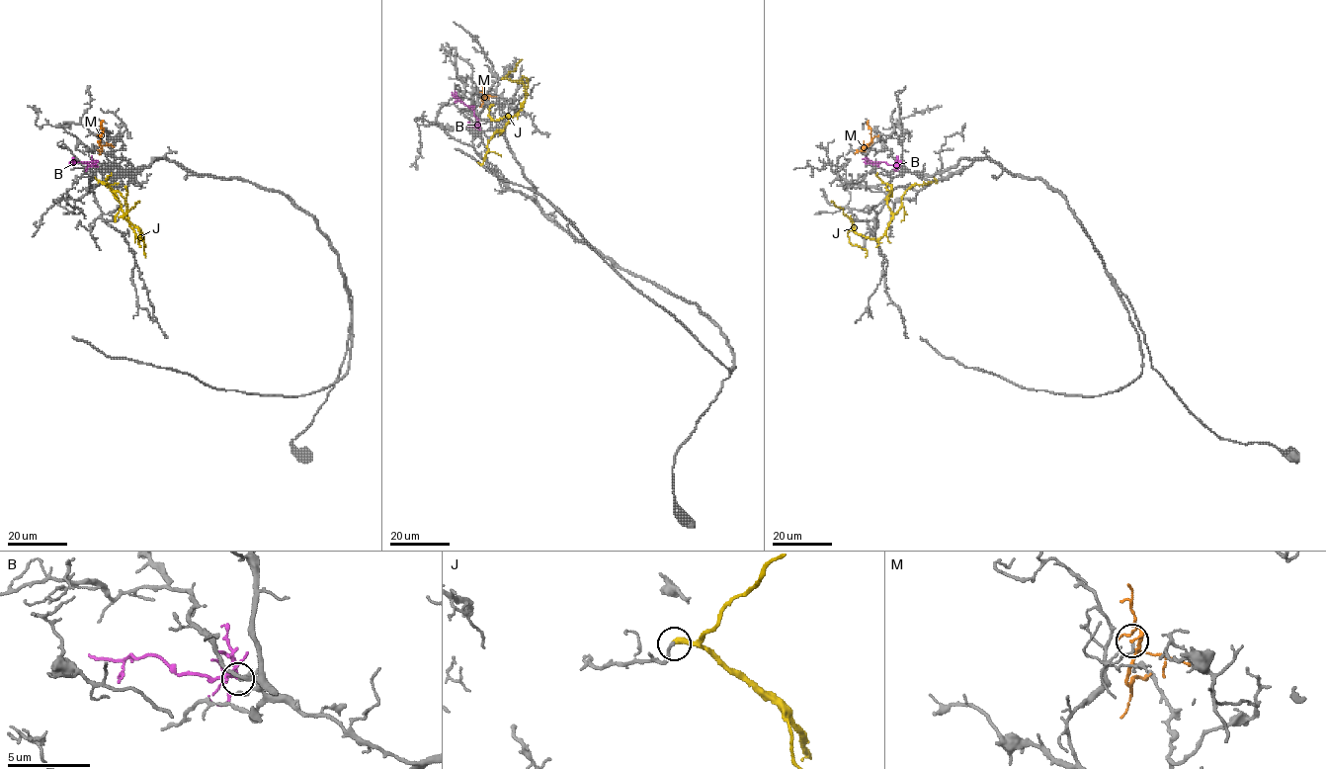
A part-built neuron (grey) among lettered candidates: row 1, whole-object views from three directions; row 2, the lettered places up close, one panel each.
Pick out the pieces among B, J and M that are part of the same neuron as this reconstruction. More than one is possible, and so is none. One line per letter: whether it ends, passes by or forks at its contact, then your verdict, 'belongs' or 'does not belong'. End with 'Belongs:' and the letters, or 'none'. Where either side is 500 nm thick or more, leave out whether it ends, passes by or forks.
B: it forks; belongs
J: it ends; does not belong
M: it passes by; does not belong
Belongs: B

